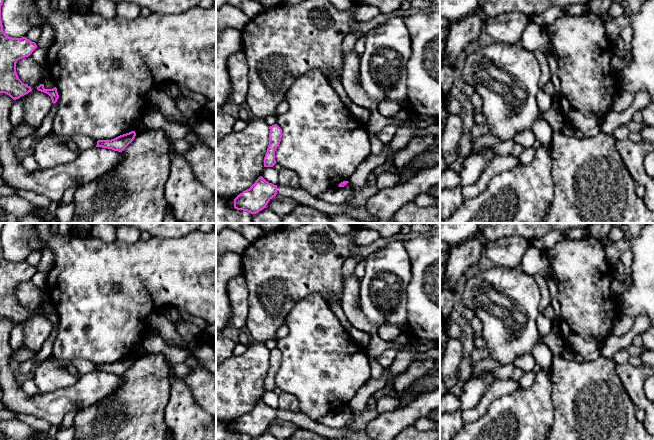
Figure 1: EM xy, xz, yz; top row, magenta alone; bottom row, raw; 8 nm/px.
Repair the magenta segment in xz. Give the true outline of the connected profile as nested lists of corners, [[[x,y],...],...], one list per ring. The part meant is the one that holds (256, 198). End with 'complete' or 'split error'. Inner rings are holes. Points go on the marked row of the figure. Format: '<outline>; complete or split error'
[[[260,176],[247,190],[234,199],[234,208],[256,214],[266,208],[268,202],[277,194],[277,185],[269,183]]]; complete

